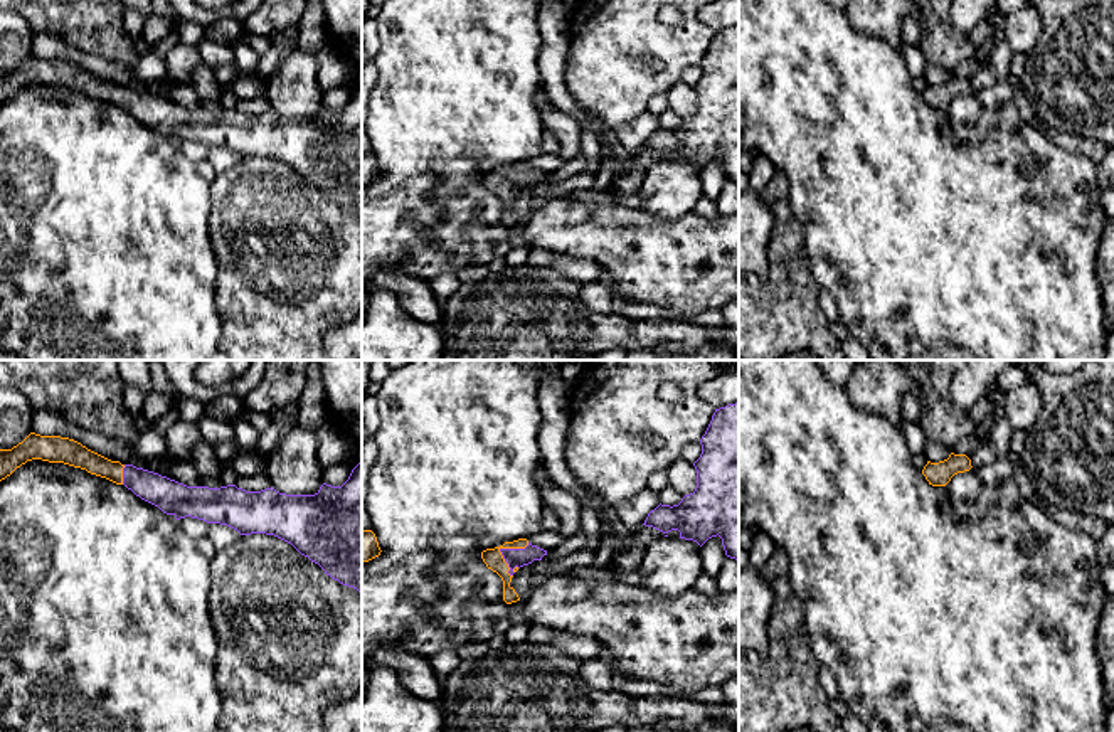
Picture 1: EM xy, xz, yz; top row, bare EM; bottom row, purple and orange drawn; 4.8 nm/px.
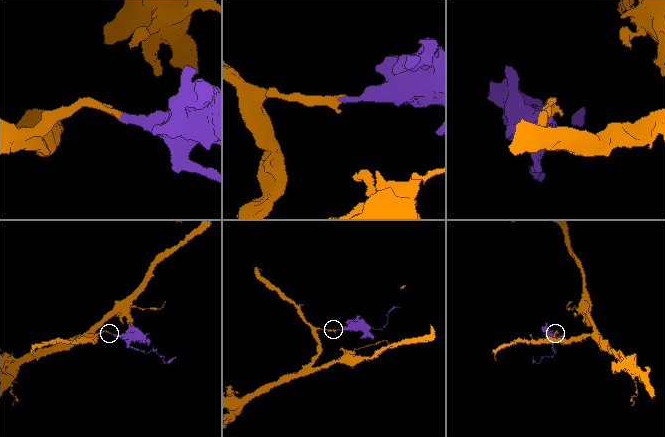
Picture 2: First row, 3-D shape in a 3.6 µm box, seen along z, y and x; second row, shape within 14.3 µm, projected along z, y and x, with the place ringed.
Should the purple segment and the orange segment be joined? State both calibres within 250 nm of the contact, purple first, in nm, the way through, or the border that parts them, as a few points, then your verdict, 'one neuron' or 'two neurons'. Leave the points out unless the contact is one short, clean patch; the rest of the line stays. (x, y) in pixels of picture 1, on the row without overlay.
calibres 100 and 90 nm; way xz (515, 180), (502, 172), (493, 182); one neuron

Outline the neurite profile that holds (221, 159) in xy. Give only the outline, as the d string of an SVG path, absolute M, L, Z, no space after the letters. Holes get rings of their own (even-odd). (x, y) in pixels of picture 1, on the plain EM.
M220 146L207 148L207 162L215 168L217 173L229 170L239 160L241 156L227 148L220 148Z

